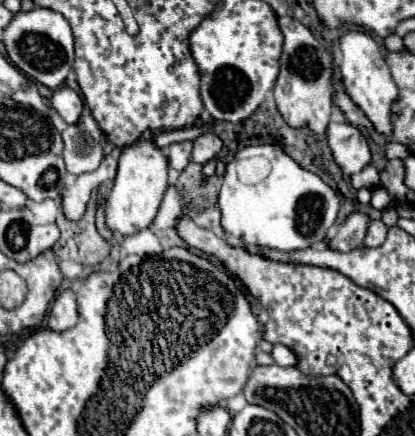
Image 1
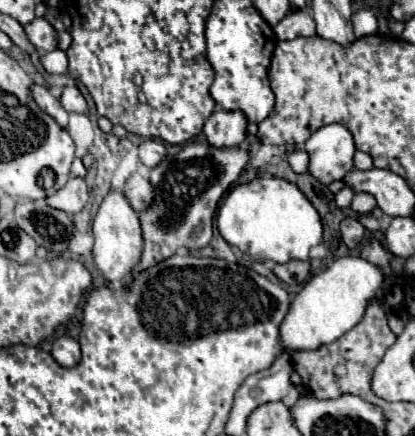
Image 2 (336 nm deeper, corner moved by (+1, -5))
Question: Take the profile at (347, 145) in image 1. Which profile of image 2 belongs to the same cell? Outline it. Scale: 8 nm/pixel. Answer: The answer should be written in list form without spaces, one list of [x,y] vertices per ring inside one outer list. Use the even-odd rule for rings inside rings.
[[[328,124],[316,130],[304,142],[304,150],[310,156],[308,172],[326,186],[342,180],[354,168],[354,140],[342,124]]]

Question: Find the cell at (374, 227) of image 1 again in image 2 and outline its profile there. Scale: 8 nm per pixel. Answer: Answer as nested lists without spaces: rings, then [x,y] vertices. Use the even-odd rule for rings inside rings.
[[[344,218],[340,222],[340,234],[342,234],[342,240],[346,242],[346,246],[350,250],[354,250],[354,248],[360,248],[360,244],[364,240],[364,226],[356,218]]]

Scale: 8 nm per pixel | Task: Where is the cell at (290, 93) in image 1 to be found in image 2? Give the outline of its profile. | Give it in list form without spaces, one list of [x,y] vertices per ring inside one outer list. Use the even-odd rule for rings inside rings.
[[[296,150],[288,156],[288,164],[296,174],[304,174],[308,170],[308,154],[304,150]]]

